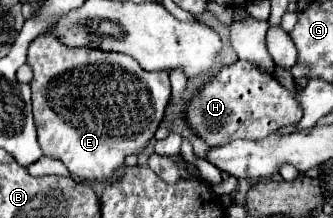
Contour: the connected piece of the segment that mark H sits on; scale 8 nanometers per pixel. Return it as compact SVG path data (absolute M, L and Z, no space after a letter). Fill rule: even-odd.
M238 60L230 66L222 66L214 78L202 84L188 100L184 118L190 130L208 146L220 146L238 138L262 140L282 126L294 126L302 118L302 106L296 92L284 88L274 74L264 74L252 62Z

